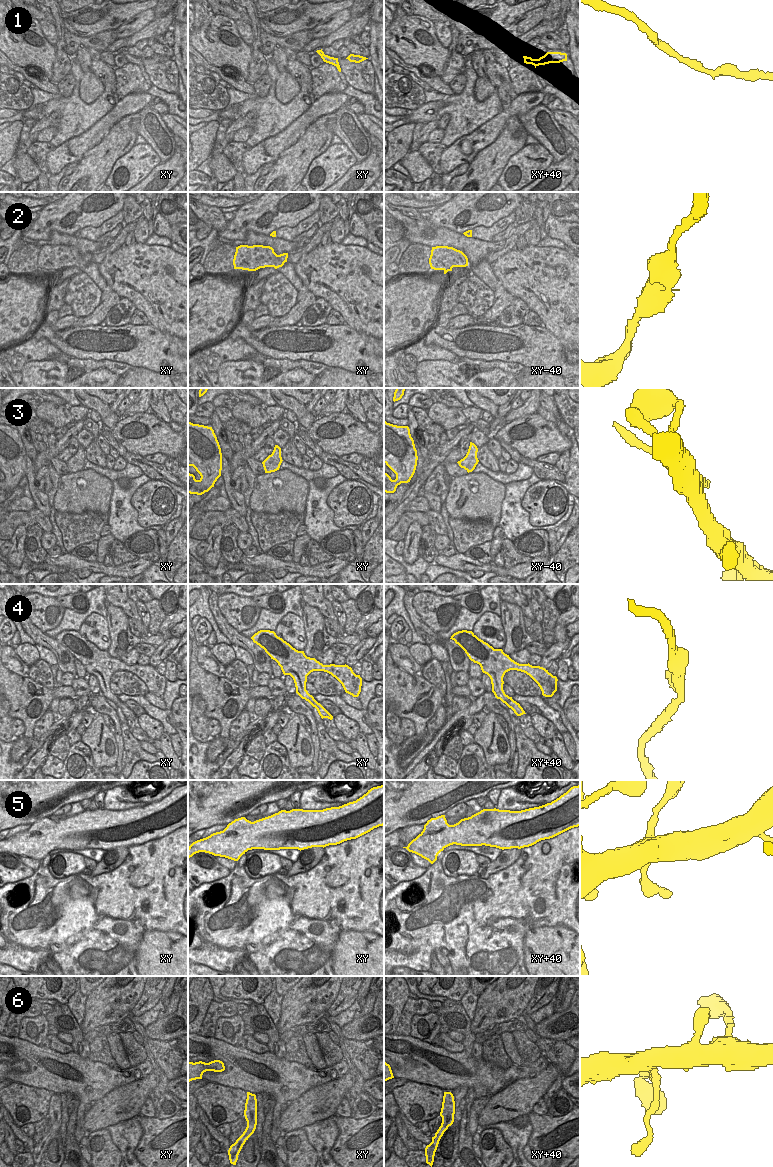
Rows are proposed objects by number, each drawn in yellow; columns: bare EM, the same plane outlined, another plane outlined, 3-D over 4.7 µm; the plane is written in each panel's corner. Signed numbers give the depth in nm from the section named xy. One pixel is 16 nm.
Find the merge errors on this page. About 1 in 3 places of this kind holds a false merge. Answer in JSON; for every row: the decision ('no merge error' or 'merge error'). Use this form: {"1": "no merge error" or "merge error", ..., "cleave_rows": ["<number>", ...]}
{"1": "no merge error", "2": "no merge error", "3": "merge error", "4": "no merge error", "5": "merge error", "6": "no merge error", "cleave_rows": ["3", "5"]}

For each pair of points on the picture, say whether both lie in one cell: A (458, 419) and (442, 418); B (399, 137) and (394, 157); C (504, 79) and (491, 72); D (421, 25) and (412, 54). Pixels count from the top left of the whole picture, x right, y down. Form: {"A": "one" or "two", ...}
{"A": "one", "B": "one", "C": "one", "D": "one"}

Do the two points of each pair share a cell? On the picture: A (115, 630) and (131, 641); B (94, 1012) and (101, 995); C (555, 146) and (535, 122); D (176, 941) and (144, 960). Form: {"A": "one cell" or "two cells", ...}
{"A": "one cell", "B": "one cell", "C": "one cell", "D": "one cell"}

